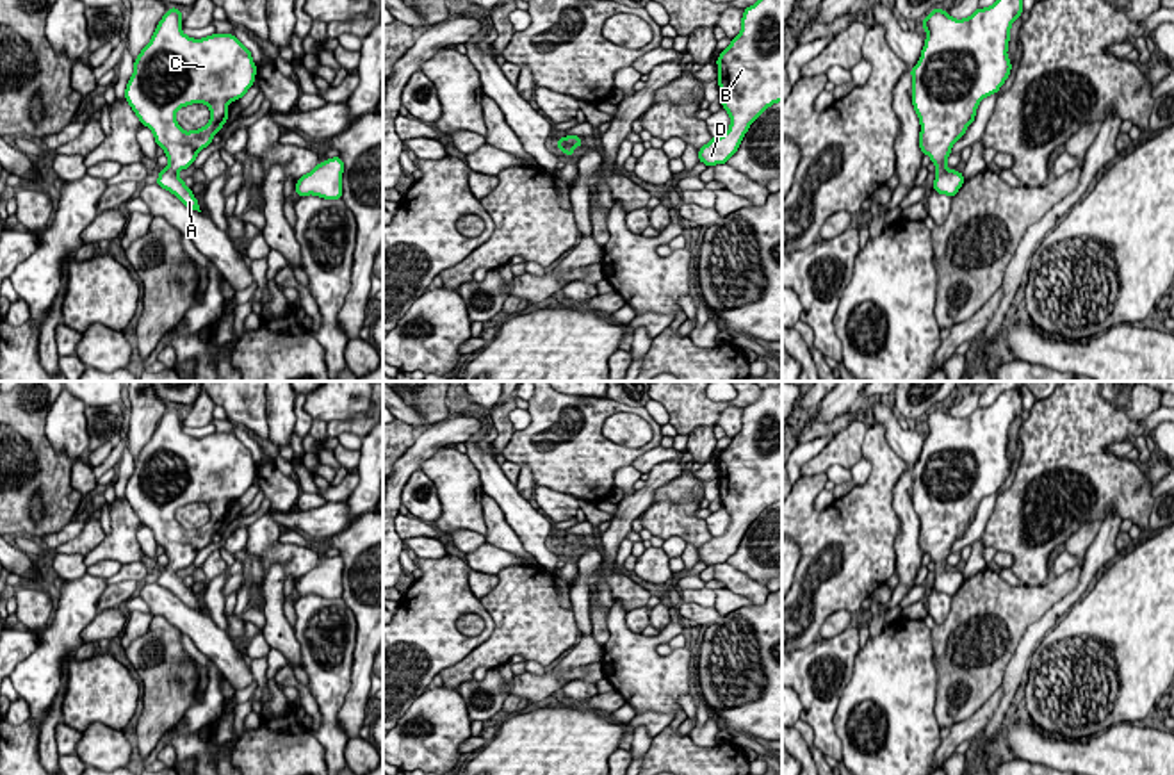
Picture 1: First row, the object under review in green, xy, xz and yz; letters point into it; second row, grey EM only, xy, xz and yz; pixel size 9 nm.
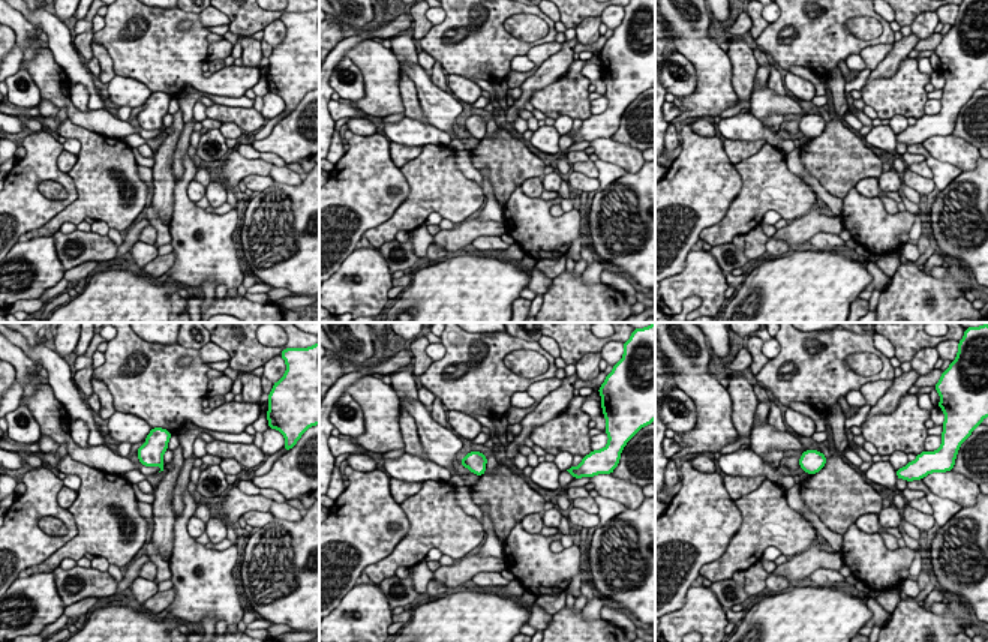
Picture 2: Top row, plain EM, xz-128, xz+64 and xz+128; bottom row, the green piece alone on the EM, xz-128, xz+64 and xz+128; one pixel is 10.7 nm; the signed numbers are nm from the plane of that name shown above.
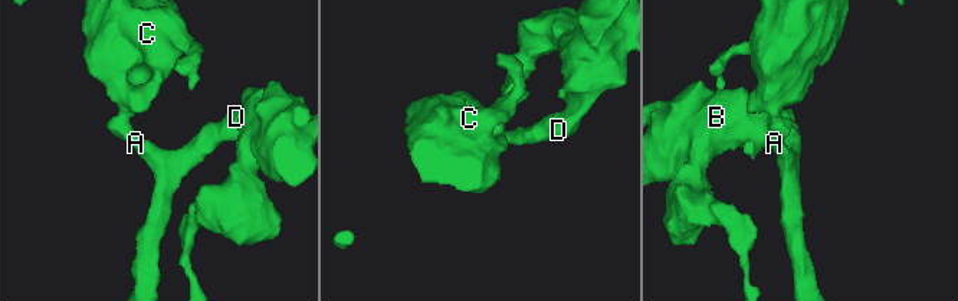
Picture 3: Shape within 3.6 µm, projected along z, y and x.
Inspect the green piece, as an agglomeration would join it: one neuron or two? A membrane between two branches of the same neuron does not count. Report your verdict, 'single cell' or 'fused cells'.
single cell

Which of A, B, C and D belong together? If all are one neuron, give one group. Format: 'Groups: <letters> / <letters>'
Groups: A B C D

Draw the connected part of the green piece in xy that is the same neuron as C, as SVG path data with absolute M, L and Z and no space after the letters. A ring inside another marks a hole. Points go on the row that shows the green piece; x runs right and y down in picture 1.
M176 7L162 16L134 61L125 100L169 160L155 184L192 210L201 212L198 200L176 173L192 166L198 153L212 144L228 119L228 103L248 93L255 75L251 52L233 34L189 37L182 32L182 11ZM191 103L205 103L210 121L185 132L175 116Z

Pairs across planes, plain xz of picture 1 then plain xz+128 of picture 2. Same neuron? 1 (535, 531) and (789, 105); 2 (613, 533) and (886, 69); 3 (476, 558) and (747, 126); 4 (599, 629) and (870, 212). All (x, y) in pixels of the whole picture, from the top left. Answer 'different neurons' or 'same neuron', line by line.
1: same neuron
2: same neuron
3: same neuron
4: different neurons

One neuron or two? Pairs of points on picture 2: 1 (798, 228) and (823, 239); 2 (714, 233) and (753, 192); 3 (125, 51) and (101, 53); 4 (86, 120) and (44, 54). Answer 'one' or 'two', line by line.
1: two
2: one
3: two
4: one

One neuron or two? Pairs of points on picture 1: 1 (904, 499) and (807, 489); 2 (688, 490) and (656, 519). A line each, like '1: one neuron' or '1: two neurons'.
1: two neurons
2: two neurons

